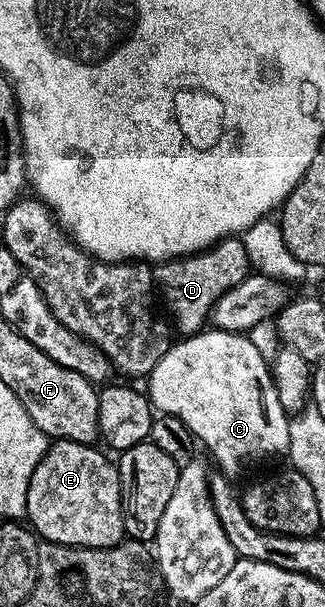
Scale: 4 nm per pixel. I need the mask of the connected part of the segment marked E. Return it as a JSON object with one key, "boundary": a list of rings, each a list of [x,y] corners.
{"boundary":[[[55,440],[28,483],[26,517],[34,532],[56,545],[107,549],[126,537],[118,466],[94,445]]]}

